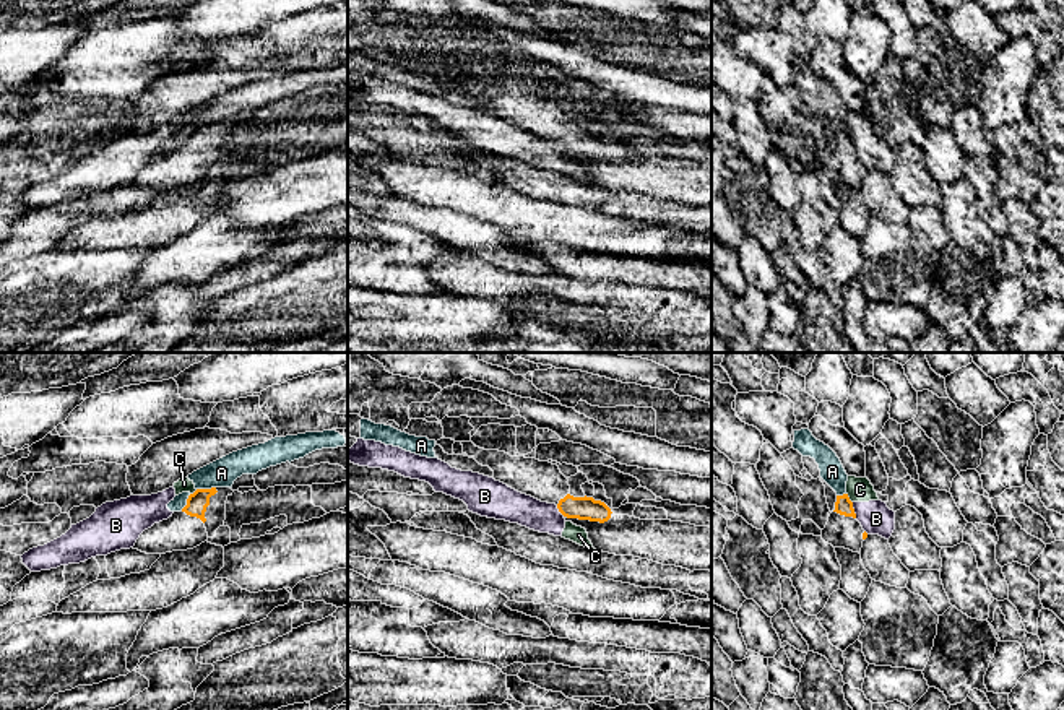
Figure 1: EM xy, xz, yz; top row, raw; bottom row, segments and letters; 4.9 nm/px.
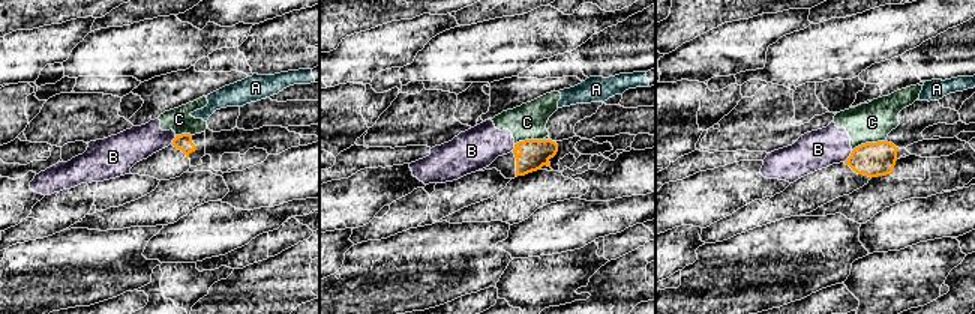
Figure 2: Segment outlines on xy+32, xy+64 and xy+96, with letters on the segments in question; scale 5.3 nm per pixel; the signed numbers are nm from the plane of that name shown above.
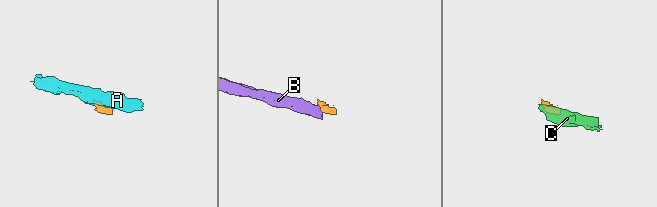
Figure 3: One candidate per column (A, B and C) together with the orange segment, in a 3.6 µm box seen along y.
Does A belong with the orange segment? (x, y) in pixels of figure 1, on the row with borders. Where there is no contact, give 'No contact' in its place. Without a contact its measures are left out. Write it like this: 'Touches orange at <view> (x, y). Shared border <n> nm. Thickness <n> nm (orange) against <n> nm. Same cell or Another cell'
Touches orange at xy (205, 489). Shared border 100 nm. Thickness 110 nm (orange) against 140 nm. Another cell

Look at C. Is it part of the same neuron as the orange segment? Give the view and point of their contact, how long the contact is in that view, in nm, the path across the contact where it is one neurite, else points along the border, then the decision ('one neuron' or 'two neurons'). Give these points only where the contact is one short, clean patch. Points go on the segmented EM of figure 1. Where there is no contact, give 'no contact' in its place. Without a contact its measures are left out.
yz (848, 497) | 60 nm | along yz (847, 493), (852, 502) | two neurons

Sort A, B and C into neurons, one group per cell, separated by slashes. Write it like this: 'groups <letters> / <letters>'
groups A / B C

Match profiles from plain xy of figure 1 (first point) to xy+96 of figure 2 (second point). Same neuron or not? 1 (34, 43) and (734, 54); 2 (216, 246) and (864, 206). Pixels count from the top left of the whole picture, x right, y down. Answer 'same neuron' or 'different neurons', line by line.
1: same neuron
2: different neurons

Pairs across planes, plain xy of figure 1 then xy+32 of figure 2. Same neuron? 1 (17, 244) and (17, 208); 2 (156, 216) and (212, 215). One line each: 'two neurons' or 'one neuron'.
1: two neurons
2: two neurons

